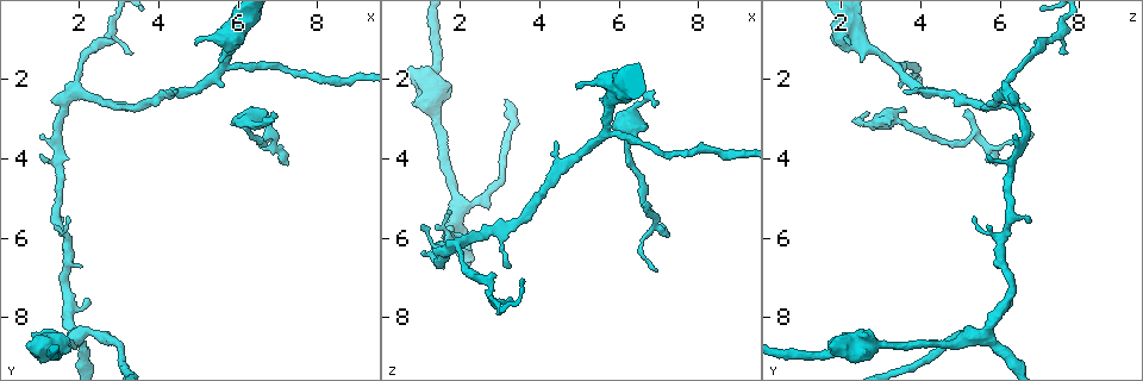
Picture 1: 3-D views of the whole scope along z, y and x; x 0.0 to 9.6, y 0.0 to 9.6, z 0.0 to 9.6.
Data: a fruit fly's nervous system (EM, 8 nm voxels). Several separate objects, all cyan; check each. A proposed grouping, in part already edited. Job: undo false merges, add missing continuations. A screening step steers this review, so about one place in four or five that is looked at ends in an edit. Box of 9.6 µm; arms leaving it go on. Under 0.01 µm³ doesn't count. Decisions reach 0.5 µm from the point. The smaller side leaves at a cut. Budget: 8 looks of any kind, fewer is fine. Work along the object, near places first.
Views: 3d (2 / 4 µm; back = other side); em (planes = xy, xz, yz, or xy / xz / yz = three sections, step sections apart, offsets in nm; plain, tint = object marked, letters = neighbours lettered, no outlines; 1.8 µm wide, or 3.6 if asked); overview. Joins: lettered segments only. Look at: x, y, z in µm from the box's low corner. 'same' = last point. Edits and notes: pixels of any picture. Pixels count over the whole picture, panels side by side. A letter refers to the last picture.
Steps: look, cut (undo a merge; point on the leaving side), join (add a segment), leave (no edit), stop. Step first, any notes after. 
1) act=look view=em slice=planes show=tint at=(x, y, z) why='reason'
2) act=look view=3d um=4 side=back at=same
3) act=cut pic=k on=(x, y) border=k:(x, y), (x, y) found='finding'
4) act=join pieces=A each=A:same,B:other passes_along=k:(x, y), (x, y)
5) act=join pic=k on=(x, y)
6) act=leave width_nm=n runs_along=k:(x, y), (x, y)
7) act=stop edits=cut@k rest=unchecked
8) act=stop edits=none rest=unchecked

act=look view=3d um=4 at=(7.25, 4.20, 5.80) why='thin end'

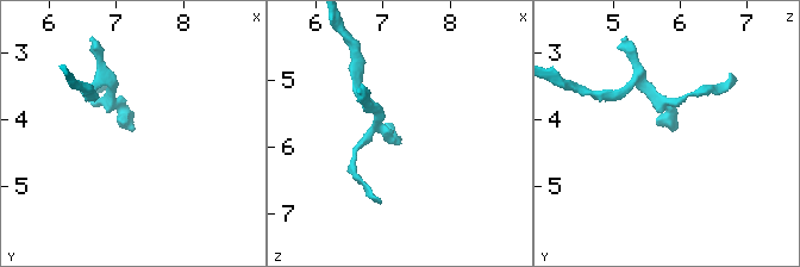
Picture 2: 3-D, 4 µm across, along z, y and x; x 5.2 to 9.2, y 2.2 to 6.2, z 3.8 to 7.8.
act=look view=em slice=planes show=letters at=(7.30, 4.15, 5.85)

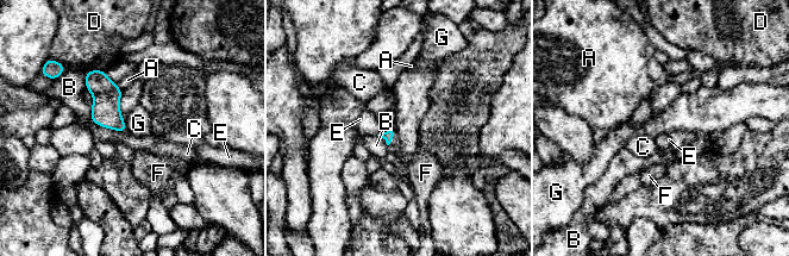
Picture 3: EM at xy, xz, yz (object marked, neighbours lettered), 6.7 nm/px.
act=join pieces=F each=A:other,B:other,C:other,D:other,E:other,F:same,G:other passes_along=3:(387, 136), (392, 138), (394, 147) found='the cell continues'

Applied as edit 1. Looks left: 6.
act=look view=overview why='see it whole again'

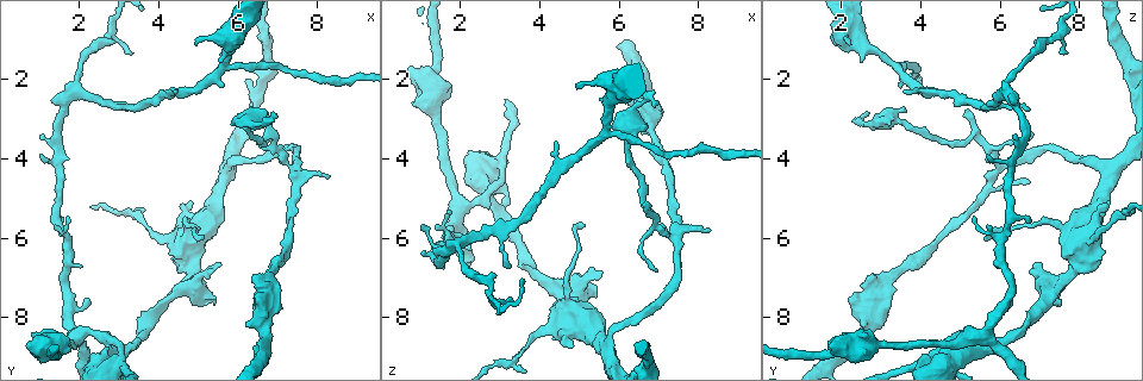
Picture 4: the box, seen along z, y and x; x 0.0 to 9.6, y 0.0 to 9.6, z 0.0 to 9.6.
act=look view=3d um=4 at=(7.00, 2.85, 2.70) why='free end'

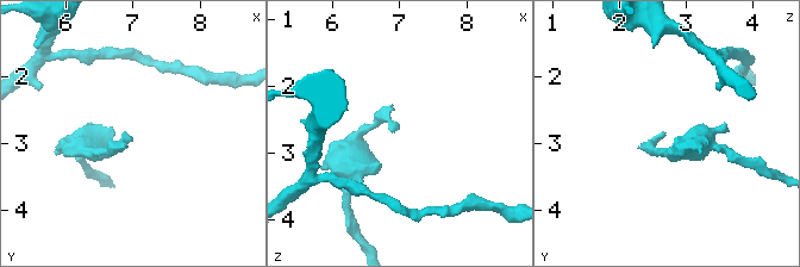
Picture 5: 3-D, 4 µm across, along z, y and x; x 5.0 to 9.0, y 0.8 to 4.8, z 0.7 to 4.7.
act=look view=em slice=planes show=tint at=(6.90, 2.90, 2.65)

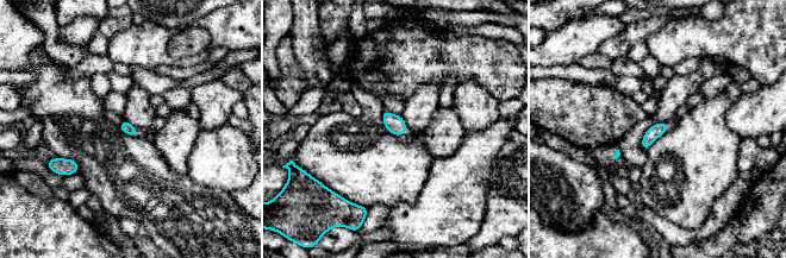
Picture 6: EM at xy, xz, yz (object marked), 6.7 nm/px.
act=look view=em slice=planes show=letters at=same why='what lies round it'

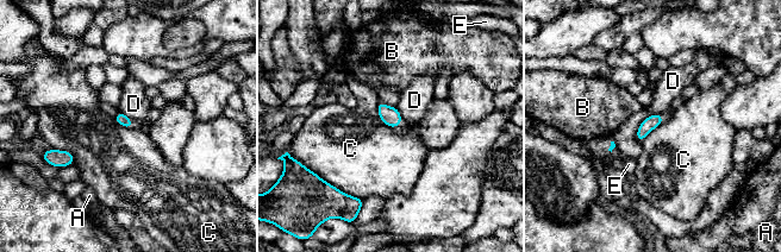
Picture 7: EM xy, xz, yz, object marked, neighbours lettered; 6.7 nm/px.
act=leave longest_contact=C:190nm each=A:other,B:other,C:other,D:other,E:other found='no lettered segment goes on from it'

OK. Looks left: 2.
act=look view=em slice=xy step=4 show=tint at=(3.35, 1.35, 7.65) why='tapers out'

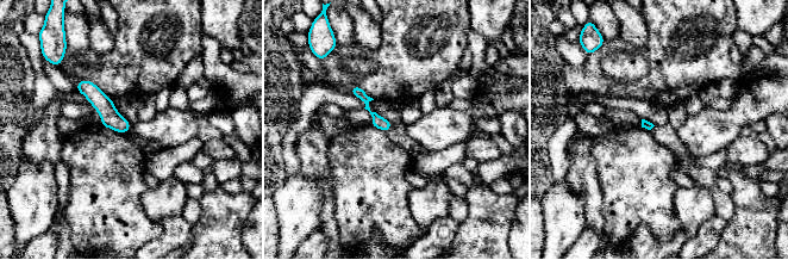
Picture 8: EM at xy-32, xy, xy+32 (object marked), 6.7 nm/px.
act=look view=em slice=planes show=letters at=same why='another direction'

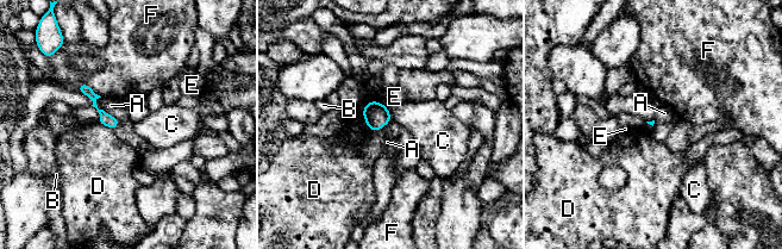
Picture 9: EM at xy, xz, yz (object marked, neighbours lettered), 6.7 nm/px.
act=leave each=A:other,B:other,C:other,D:other,E:other,F:other border=9:(95, 99), (99, 109), (122, 122) found='no lettered segment goes on from it'

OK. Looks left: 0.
act=stop edits=join@3 rest=unchecked

